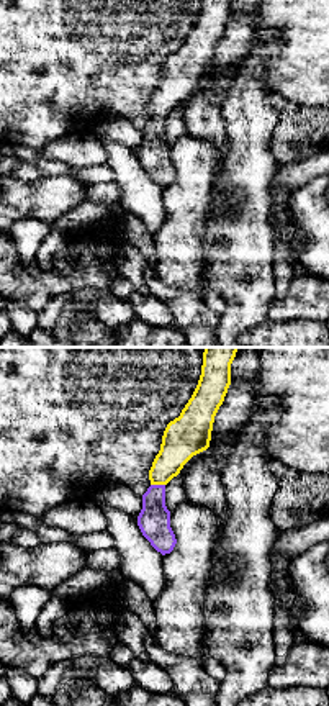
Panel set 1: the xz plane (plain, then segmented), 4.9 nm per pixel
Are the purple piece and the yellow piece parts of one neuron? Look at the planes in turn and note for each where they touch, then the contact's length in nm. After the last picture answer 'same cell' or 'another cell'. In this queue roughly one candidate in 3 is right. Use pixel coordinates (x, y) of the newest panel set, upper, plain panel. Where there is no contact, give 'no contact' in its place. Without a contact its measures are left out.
contact (157, 118); length 70 nm

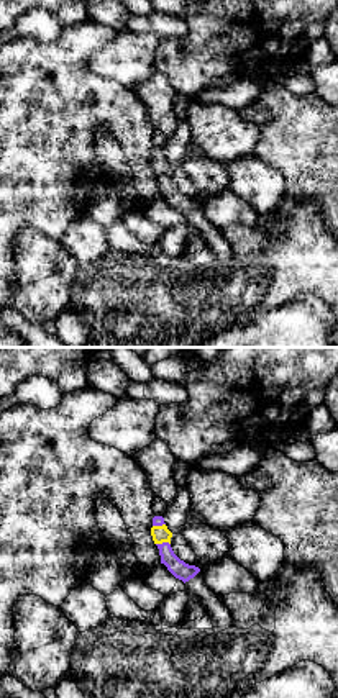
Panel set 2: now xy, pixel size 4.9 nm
contact (163, 176); length 70 nm

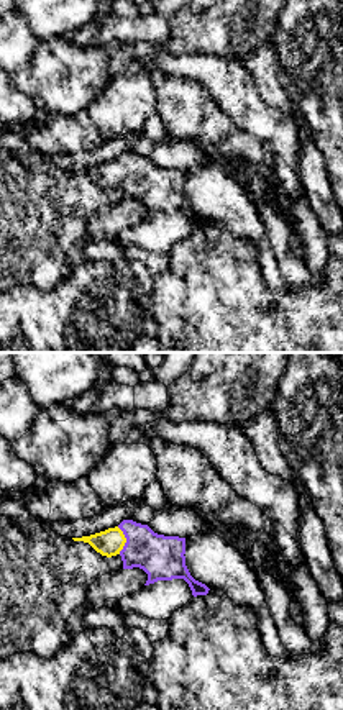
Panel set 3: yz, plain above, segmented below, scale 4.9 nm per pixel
contact (127, 172); length 140 nm

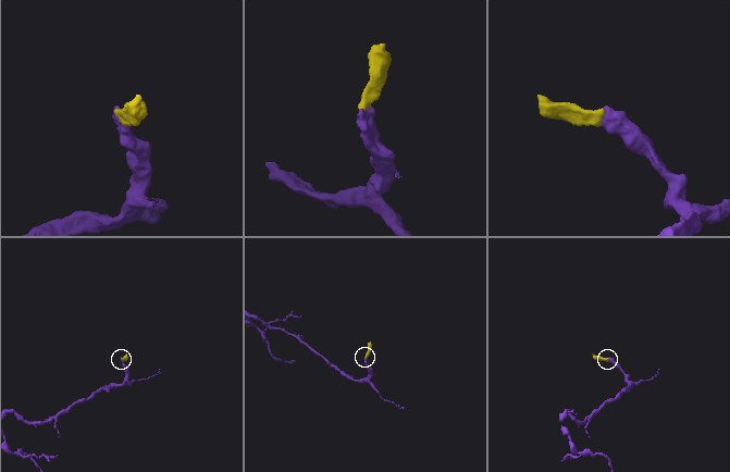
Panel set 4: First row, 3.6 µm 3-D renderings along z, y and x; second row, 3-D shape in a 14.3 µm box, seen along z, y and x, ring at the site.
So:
same cell

